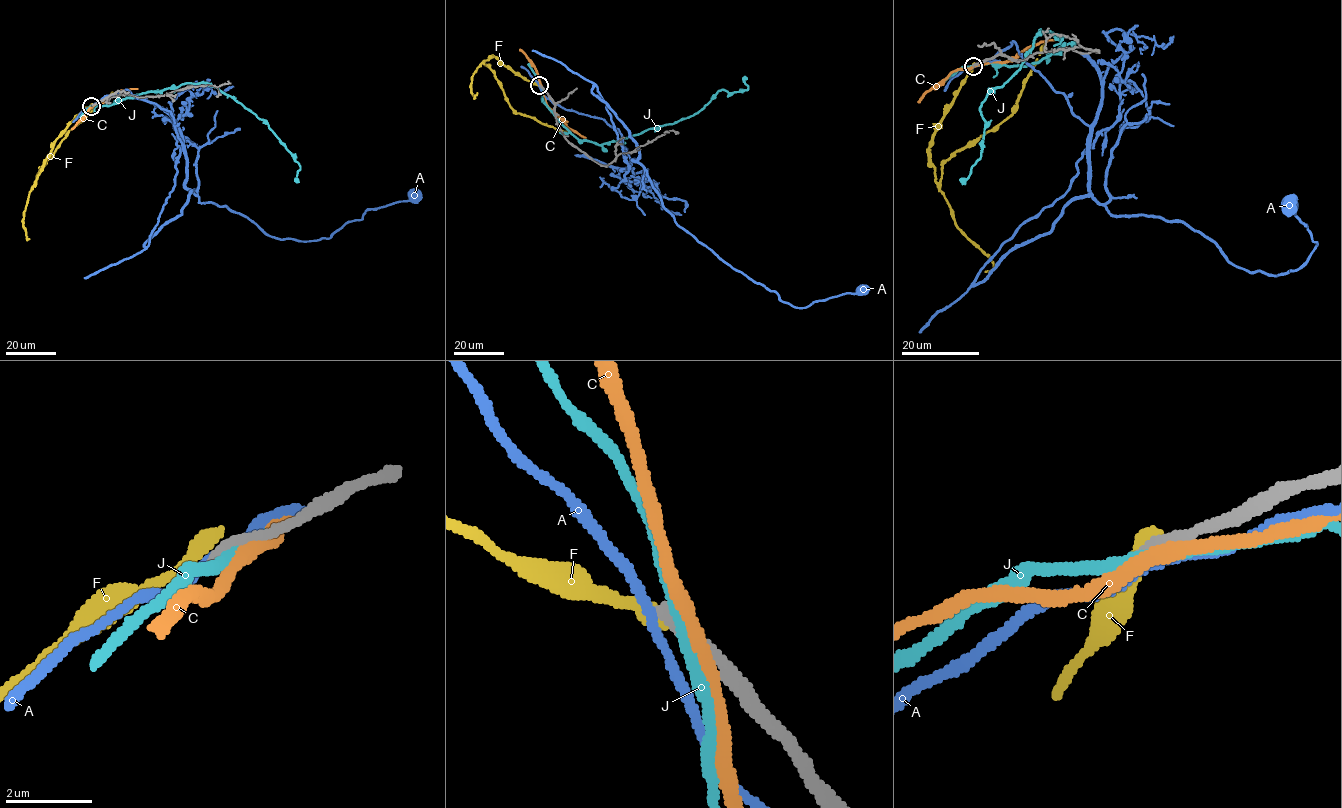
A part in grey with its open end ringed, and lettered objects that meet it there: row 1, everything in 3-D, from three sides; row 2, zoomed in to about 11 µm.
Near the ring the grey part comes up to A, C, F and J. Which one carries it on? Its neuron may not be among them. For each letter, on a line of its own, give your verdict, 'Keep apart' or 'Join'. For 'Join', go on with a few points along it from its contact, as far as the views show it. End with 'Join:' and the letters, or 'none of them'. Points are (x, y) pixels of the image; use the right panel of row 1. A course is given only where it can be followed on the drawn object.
A: Keep apart
C: Keep apart
F: Keep apart
J: Keep apart
Join: none of them

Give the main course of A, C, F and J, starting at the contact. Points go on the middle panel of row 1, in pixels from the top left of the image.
A: (539, 85), (562, 107), (616, 128), (622, 145), (646, 171), (675, 221), (782, 301), (803, 307), (862, 290)
C: (542, 87), (545, 104), (568, 127), (585, 138)
F: (540, 86), (509, 69), (494, 56), (483, 61), (494, 73), (505, 99), (514, 110), (566, 131)
J: (540, 86), (543, 102), (564, 126), (580, 140), (602, 144), (692, 116), (722, 89), (746, 90), (746, 77)

